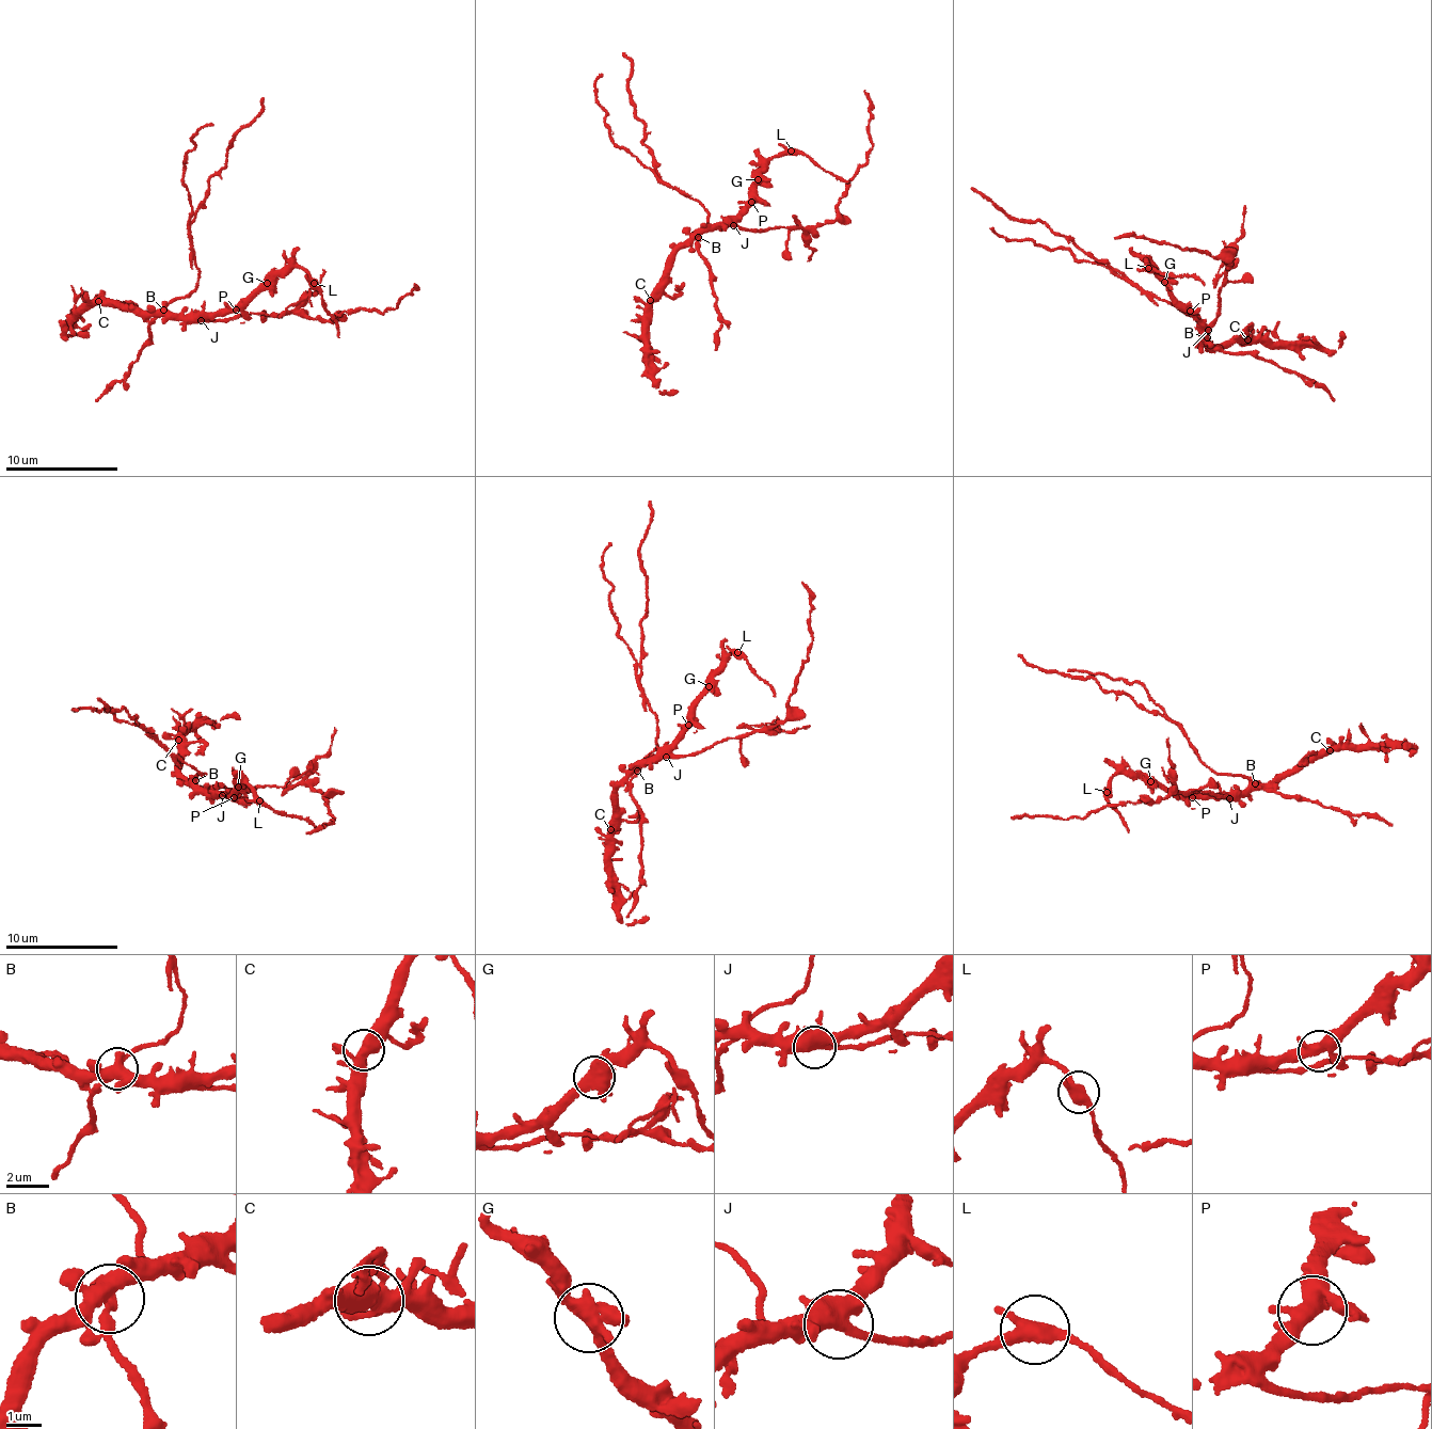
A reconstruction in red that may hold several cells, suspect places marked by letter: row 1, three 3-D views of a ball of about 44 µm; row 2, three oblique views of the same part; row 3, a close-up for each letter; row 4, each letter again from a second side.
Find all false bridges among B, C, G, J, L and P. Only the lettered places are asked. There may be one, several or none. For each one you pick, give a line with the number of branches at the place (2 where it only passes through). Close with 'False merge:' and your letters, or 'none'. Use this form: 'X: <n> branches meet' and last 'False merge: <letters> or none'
B: 4 branches meet
J: 5 branches meet
L: 2 branches meet
False merge: B, J, L

